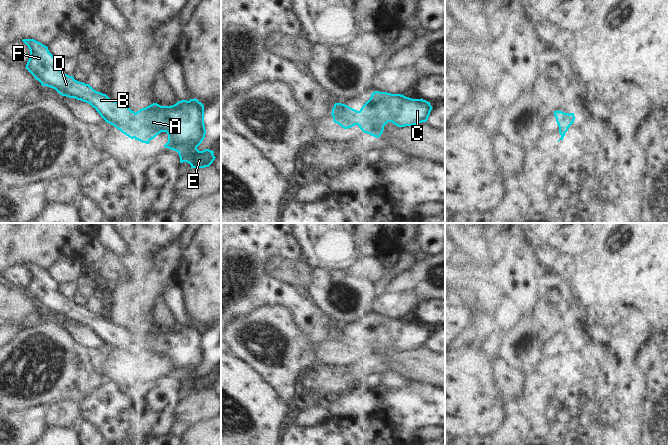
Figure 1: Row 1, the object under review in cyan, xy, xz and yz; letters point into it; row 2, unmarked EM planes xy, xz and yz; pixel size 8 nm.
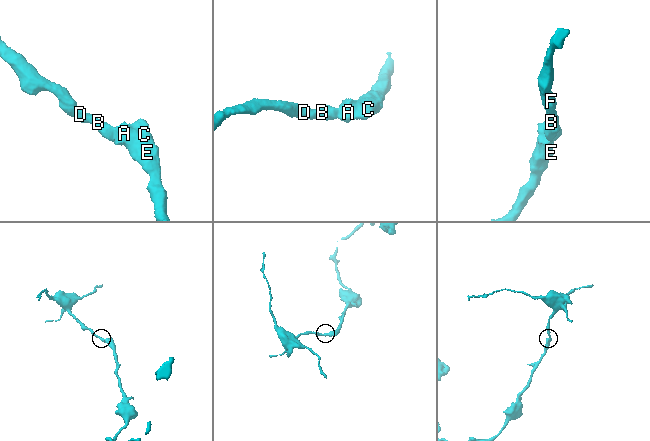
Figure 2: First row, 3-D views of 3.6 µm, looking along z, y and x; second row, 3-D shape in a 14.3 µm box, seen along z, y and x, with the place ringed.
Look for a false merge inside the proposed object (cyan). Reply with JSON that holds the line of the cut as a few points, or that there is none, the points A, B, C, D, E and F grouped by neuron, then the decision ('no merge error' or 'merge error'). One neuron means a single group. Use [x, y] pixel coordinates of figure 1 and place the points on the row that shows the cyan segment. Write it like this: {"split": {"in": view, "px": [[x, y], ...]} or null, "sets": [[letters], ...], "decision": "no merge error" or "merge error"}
{"split": null, "sets": [["A", "B", "C", "D", "E", "F"]], "decision": "no merge error"}

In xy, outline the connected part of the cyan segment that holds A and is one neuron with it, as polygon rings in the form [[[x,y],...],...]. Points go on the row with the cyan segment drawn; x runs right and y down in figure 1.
[[[34,39],[22,40],[30,50],[30,58],[26,69],[38,80],[42,86],[55,89],[60,95],[75,98],[89,103],[105,122],[113,125],[131,139],[149,144],[161,132],[168,134],[168,142],[165,148],[176,151],[180,157],[180,163],[187,162],[192,168],[209,167],[215,160],[214,151],[205,149],[199,151],[197,147],[205,138],[204,105],[196,98],[178,101],[172,106],[161,106],[153,103],[136,113],[125,104],[110,99],[106,94],[97,92],[89,84],[79,82],[73,76],[64,74],[58,67],[58,60],[49,52],[48,47]]]

